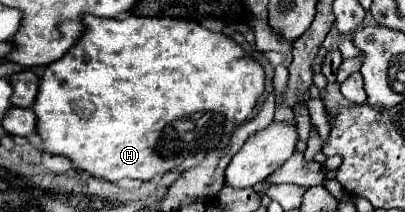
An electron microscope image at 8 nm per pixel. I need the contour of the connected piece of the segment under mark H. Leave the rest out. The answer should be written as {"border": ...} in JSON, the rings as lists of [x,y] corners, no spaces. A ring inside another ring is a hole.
{"border":[[[83,16],[83,20],[87,24],[87,30],[79,38],[79,42],[63,58],[45,66],[45,72],[39,82],[39,94],[37,94],[33,112],[37,114],[37,134],[45,142],[43,150],[49,154],[69,156],[79,170],[89,172],[91,176],[107,178],[109,182],[117,182],[121,178],[151,180],[155,176],[163,176],[171,168],[177,168],[183,160],[209,150],[209,142],[211,142],[211,150],[215,150],[217,142],[229,138],[233,134],[233,130],[251,116],[253,108],[257,106],[257,100],[265,92],[265,70],[263,70],[261,62],[255,60],[253,56],[245,54],[243,46],[237,44],[231,36],[215,34],[215,32],[203,28],[199,22],[172,17],[144,16],[127,16],[123,20],[121,18]]]}

